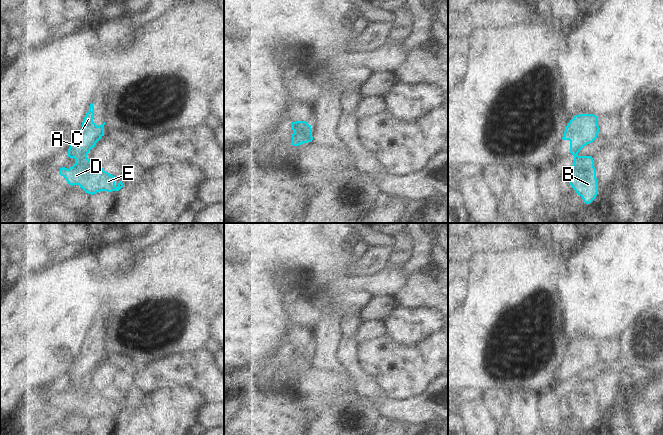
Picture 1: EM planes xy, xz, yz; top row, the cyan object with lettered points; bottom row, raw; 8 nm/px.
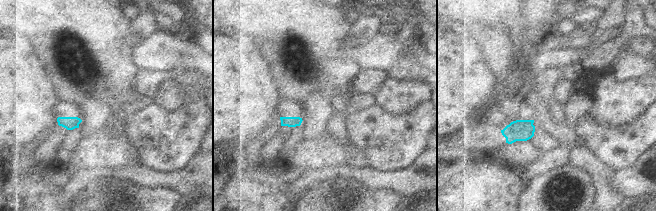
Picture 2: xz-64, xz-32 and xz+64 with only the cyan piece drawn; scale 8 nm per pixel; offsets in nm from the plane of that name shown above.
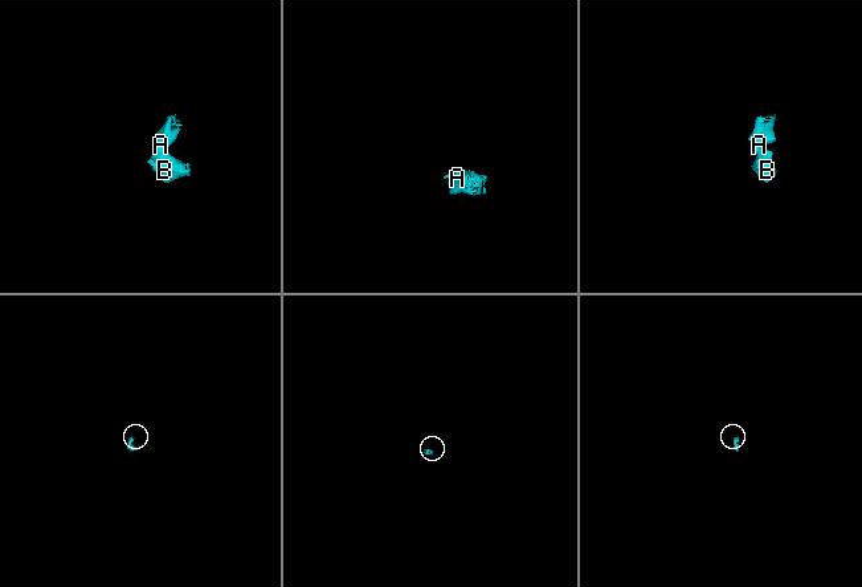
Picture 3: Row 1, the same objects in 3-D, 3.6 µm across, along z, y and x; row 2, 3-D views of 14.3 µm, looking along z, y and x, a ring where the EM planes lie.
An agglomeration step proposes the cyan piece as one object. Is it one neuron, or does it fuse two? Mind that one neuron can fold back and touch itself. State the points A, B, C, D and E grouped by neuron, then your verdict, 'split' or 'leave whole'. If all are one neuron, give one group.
A C / B D E; split

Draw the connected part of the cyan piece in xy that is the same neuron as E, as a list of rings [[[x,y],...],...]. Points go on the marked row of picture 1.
[[[87,156],[75,160],[75,164],[69,169],[60,168],[59,174],[66,179],[69,185],[79,185],[80,188],[91,195],[101,191],[119,191],[123,187],[121,181],[116,187],[115,176],[89,160]]]

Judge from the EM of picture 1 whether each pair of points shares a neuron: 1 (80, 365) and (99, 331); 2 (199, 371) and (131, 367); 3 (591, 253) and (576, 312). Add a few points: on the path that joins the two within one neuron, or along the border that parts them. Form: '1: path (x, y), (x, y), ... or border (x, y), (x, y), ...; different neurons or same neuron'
1: path (88, 357), (92, 353), (96, 339); same neuron
2: border (141, 368), (133, 375); different neurons
3: path (591, 268), (591, 297); same neuron

